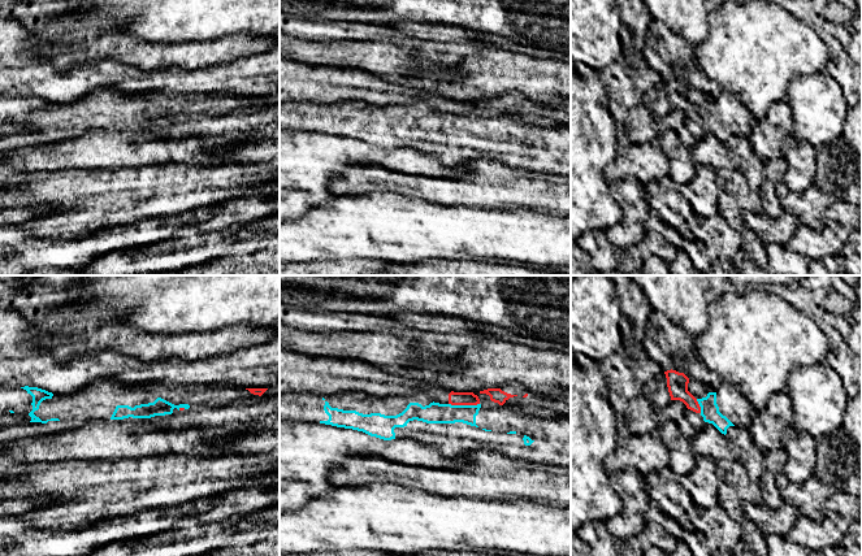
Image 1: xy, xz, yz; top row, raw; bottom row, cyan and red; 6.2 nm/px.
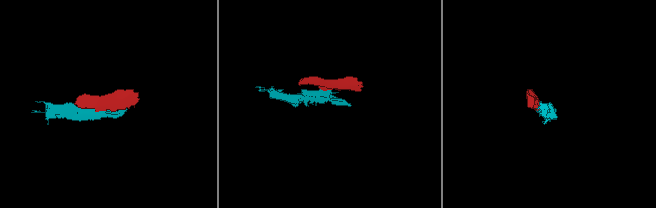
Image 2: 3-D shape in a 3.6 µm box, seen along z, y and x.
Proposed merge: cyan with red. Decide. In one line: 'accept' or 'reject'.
reject

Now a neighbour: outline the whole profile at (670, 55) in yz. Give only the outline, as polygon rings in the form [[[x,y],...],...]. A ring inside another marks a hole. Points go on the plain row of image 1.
[[[651,19],[649,23],[642,53],[664,81],[672,78],[684,82],[689,88],[699,91],[707,101],[716,101],[720,96],[723,90],[698,66],[694,47],[662,21]]]

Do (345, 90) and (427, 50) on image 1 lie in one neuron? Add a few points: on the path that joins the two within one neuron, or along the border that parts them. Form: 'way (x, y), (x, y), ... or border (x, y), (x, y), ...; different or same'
border (345, 68), (362, 69), (386, 81); different

